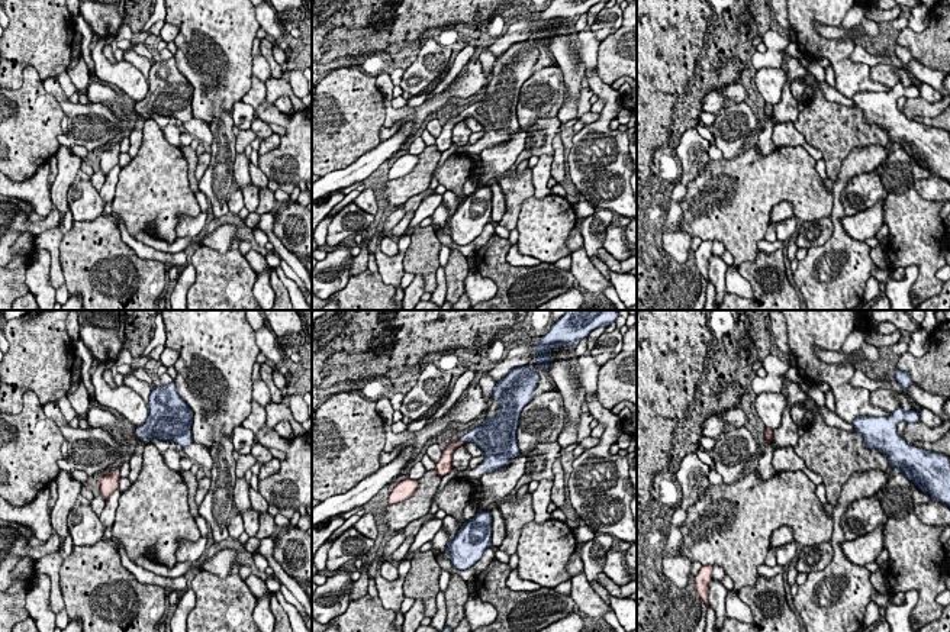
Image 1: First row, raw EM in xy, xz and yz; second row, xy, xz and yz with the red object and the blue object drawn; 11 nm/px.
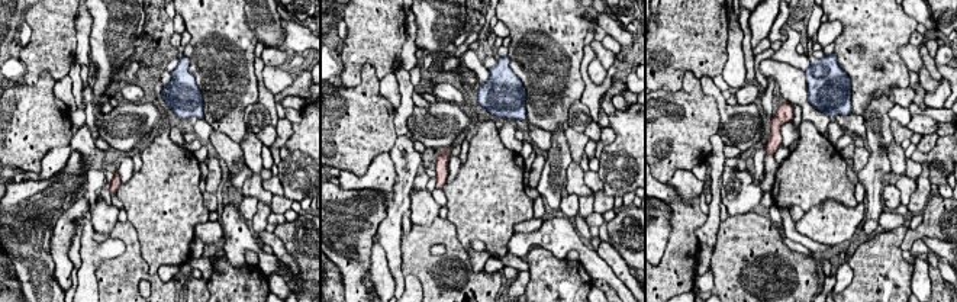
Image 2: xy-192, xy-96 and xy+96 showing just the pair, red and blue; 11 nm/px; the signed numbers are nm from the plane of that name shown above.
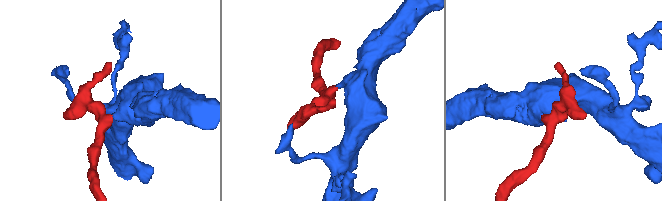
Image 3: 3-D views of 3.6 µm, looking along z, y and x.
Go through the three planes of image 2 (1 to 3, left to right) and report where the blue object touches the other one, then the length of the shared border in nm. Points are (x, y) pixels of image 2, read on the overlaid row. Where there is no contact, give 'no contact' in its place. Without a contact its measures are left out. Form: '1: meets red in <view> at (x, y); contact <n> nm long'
1: no contact
2: no contact
3: no contact

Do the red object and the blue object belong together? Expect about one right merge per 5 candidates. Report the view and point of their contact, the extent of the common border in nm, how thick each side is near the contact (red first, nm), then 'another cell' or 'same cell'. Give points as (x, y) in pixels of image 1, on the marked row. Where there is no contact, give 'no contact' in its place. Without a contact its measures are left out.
xz (461, 441) | 70 nm | 130/240 nm | same cell

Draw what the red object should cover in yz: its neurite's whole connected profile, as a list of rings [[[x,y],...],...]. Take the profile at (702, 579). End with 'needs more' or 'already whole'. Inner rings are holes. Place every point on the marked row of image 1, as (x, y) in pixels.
[[[702,565],[699,573],[695,575],[695,589],[699,594],[701,600],[709,606],[709,597],[708,597],[708,586],[712,577],[712,567],[714,565]]]; already whole

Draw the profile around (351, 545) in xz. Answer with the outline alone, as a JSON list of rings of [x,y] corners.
[[[350,528],[332,542],[328,551],[326,570],[335,573],[345,562],[354,560],[354,565],[360,571],[364,565],[361,557],[370,551],[374,551],[373,548],[374,539],[370,539],[357,529]]]

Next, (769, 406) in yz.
[[[764,391],[756,396],[756,412],[767,429],[777,429],[783,410],[788,407],[788,396],[782,393]]]

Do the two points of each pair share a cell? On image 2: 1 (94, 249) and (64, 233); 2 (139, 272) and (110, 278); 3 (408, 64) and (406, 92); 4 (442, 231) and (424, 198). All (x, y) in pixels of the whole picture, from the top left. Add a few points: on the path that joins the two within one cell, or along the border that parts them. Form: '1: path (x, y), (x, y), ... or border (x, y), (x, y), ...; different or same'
1: border (87, 209), (80, 225); different
2: path (132, 272), (125, 272), (118, 278); same
3: border (400, 66), (409, 73), (409, 80), (413, 86); different
4: border (438, 215), (428, 225), (412, 224); different

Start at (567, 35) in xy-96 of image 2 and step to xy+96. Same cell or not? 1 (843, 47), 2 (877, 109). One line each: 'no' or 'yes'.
1: yes
2: no

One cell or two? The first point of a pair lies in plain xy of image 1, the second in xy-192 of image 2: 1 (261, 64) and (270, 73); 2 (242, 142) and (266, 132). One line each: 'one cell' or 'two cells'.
1: one cell
2: two cells

